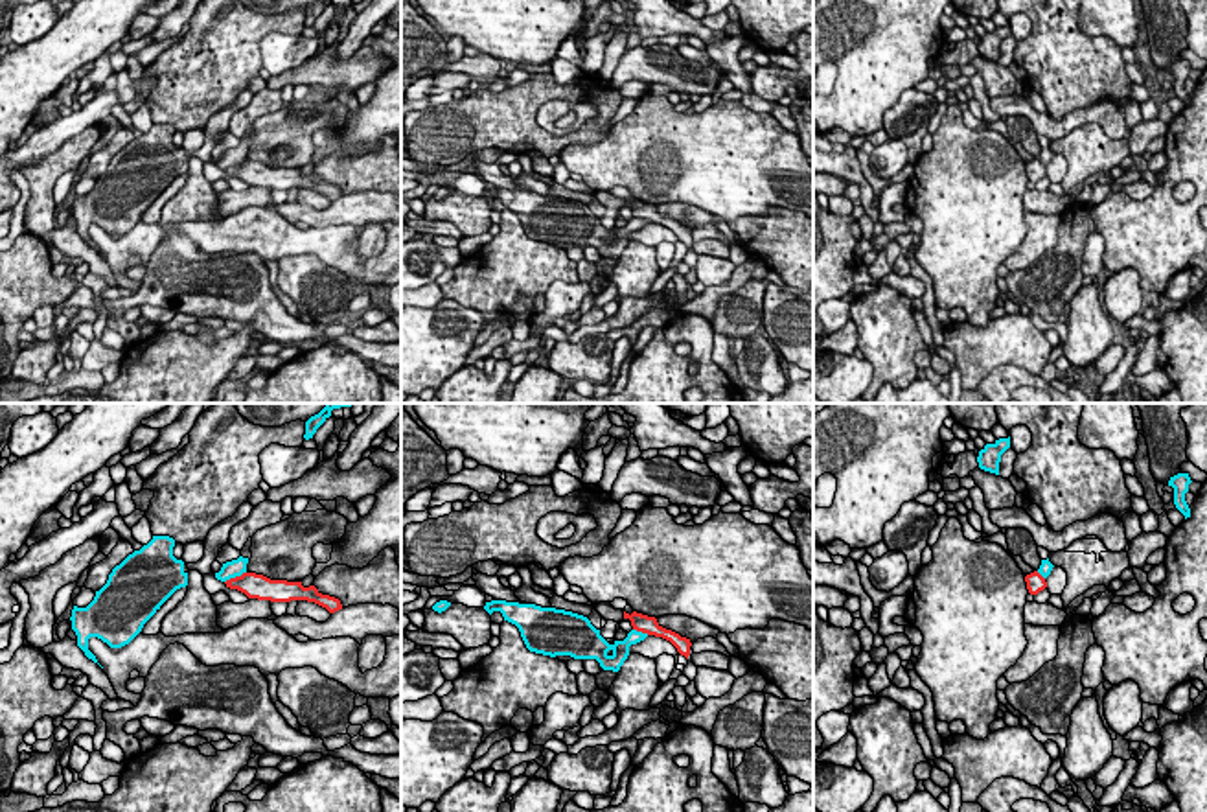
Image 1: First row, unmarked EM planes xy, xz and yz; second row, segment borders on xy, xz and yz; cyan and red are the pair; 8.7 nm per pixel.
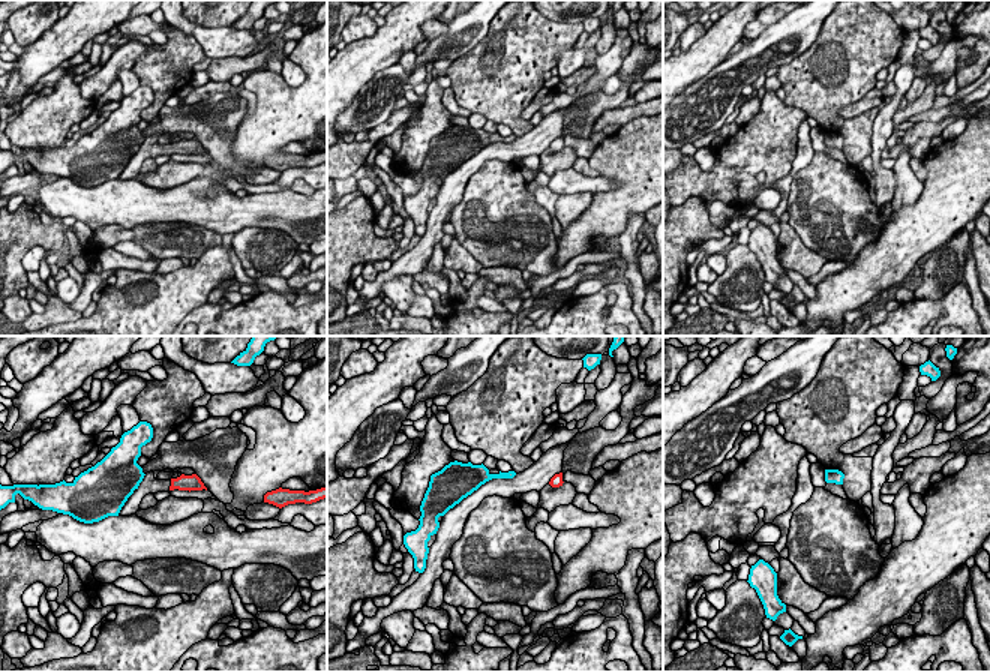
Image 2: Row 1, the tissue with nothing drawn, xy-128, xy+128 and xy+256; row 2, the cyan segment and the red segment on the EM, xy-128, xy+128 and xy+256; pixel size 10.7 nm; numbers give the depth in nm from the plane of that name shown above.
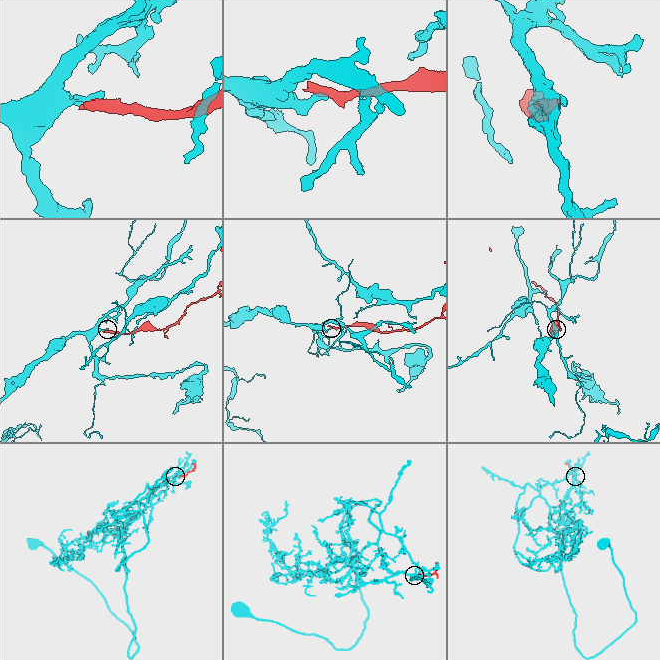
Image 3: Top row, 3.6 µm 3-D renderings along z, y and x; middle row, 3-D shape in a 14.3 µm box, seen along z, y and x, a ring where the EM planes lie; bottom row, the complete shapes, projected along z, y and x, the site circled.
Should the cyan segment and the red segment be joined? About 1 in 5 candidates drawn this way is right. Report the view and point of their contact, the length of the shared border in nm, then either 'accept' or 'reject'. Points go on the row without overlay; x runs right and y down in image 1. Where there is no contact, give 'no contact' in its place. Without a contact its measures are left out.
contact xy (234, 164); length 220 nm; reject

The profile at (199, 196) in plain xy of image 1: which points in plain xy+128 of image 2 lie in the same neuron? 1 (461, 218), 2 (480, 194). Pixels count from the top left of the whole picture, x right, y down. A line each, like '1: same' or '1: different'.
1: same
2: same

